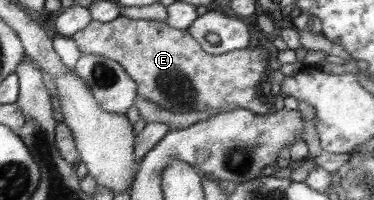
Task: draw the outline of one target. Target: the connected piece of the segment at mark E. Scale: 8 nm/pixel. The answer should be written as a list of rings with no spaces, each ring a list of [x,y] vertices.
[[[117,16],[110,22],[91,20],[85,29],[77,31],[72,38],[82,55],[92,53],[116,61],[137,84],[138,95],[173,113],[210,111],[220,114],[243,108],[258,114],[257,85],[267,69],[267,62],[273,55],[271,49],[263,45],[263,40],[258,46],[252,48],[211,55],[194,36],[185,30],[170,27],[166,22],[159,20],[136,20],[123,16]]]

